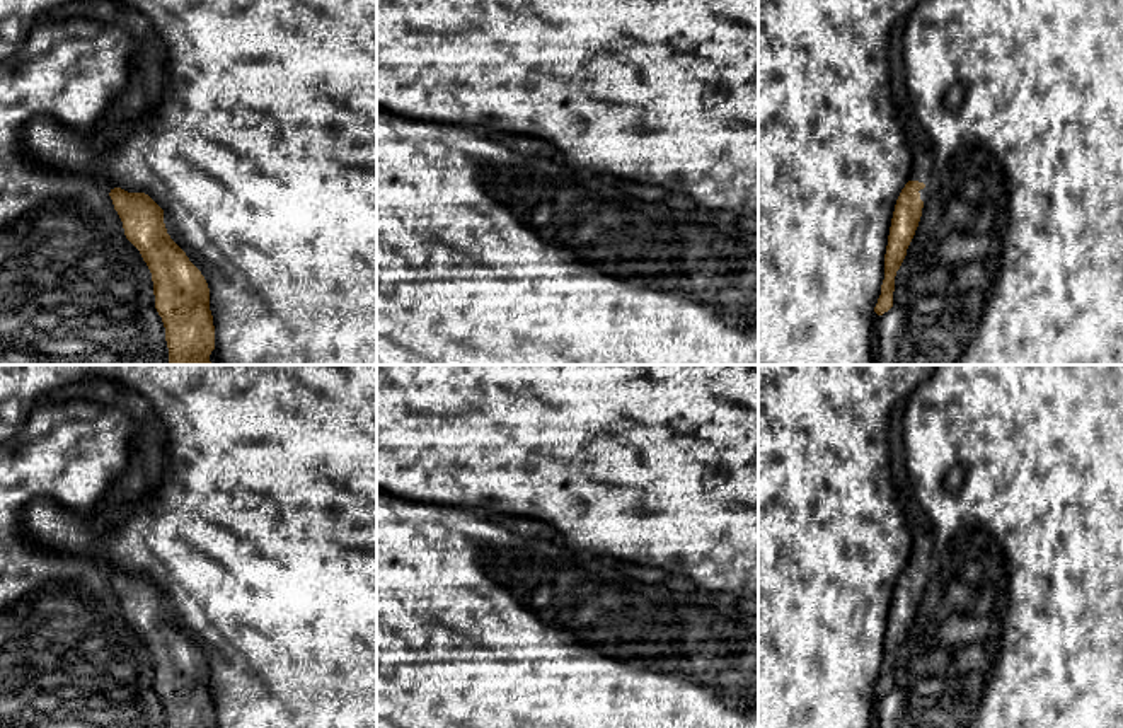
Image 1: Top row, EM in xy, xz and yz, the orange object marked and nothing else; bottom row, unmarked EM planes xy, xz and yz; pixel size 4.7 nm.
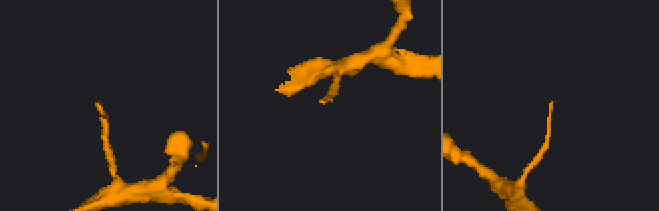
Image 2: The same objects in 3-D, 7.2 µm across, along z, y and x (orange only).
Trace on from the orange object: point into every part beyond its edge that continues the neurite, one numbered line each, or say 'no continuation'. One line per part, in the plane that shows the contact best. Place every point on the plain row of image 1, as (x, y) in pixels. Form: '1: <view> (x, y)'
1: xy (167, 600)

